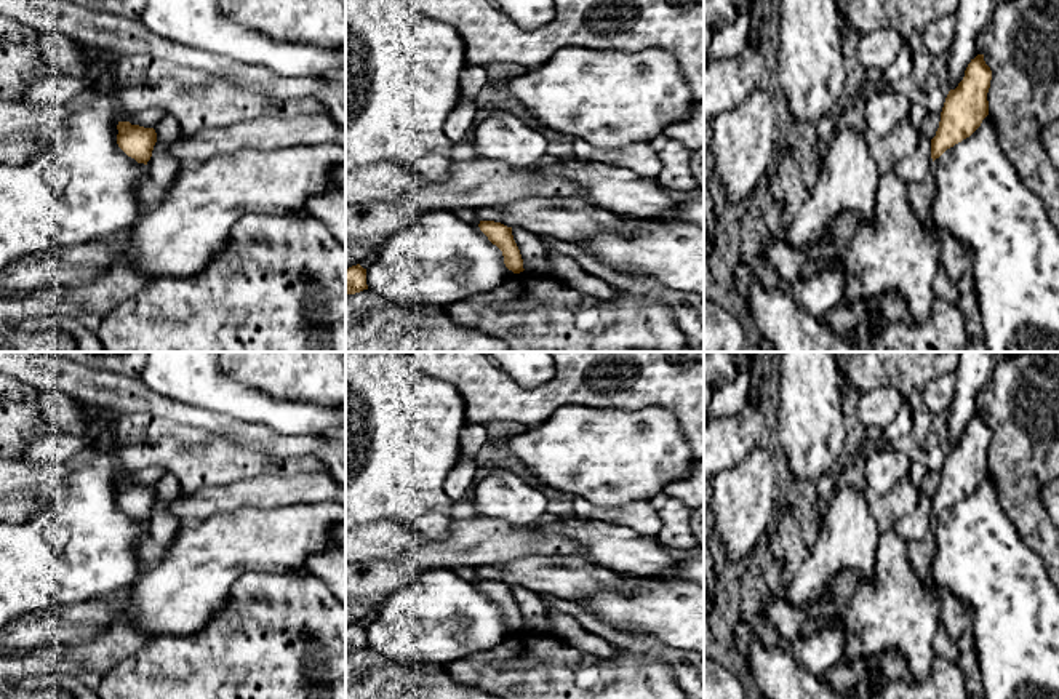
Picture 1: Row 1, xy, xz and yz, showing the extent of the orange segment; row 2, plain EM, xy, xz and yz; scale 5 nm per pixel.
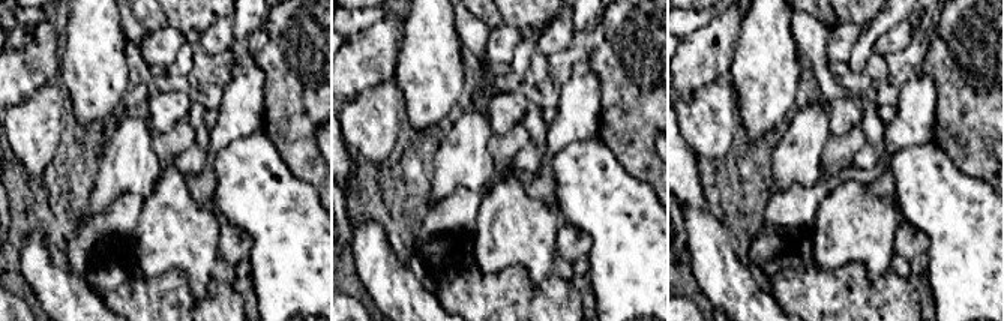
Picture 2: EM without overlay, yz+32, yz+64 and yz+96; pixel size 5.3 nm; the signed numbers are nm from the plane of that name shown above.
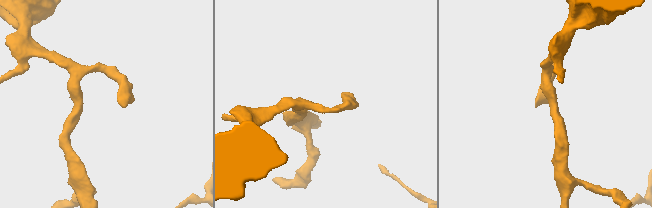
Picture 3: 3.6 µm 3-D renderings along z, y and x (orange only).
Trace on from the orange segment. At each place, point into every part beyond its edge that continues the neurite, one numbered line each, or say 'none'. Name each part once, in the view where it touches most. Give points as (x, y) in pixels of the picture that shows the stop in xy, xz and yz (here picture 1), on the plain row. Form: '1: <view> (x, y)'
none

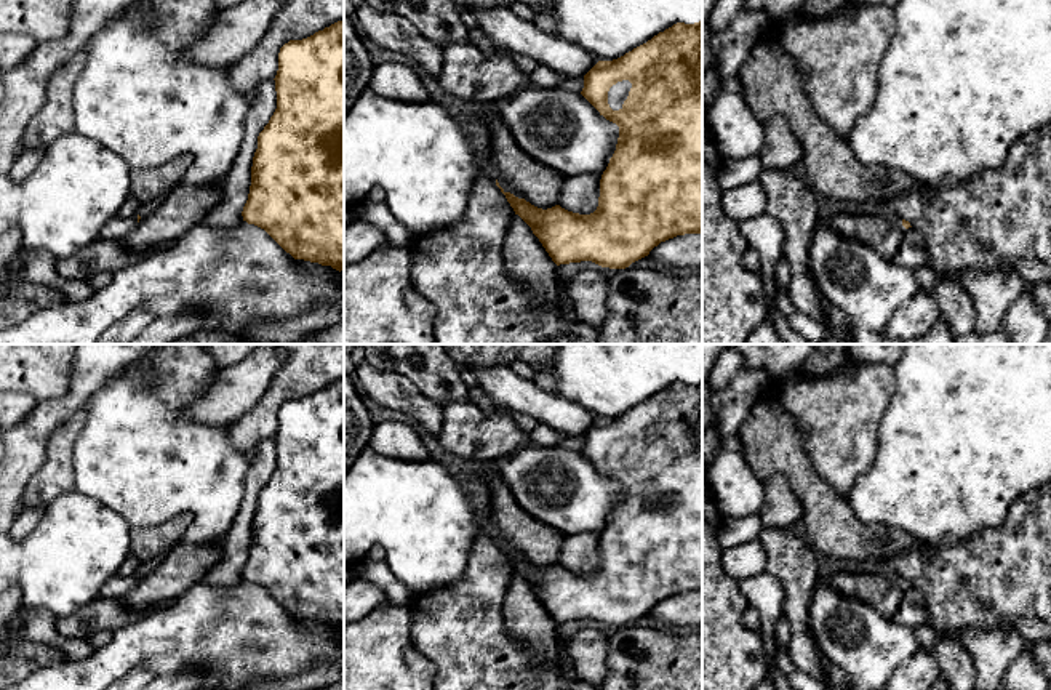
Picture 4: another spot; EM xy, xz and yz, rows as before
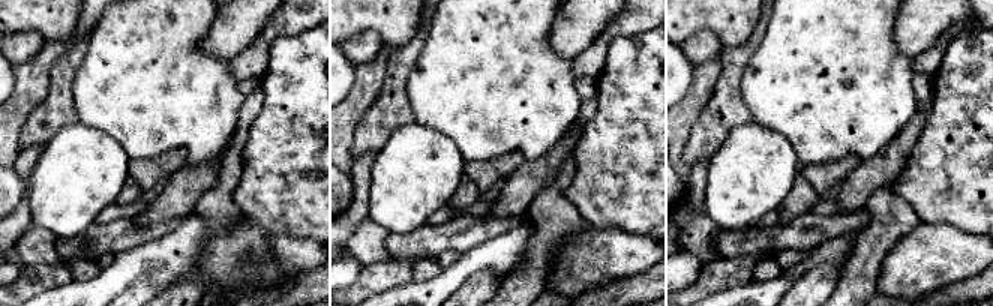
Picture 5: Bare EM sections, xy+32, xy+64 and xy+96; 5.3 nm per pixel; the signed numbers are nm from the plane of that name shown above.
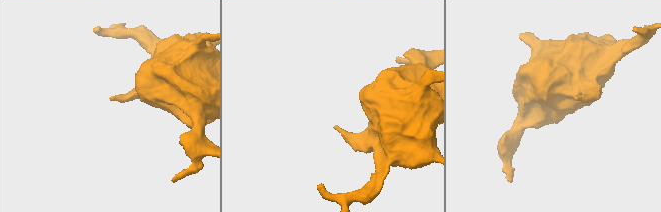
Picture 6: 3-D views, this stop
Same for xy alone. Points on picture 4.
1: xy (117, 586)

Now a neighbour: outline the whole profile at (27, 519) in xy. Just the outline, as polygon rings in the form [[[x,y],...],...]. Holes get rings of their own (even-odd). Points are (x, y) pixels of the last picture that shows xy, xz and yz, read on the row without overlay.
[[[32,506],[19,511],[8,530],[8,535],[16,541],[27,538],[30,532],[40,524],[45,509],[45,506]]]

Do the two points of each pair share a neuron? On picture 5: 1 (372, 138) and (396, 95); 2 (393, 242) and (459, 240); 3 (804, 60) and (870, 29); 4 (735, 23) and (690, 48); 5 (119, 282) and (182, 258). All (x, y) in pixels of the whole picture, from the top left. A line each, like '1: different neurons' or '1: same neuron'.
1: same neuron
2: same neuron
3: same neuron
4: different neurons
5: same neuron

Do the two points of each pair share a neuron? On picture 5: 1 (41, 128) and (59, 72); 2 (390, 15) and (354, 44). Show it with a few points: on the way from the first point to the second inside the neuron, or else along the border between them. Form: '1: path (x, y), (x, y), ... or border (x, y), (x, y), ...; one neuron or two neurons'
1: path (53, 114), (59, 108), (59, 86); one neuron
2: border (345, 41), (360, 32), (374, 30), (384, 42); two neurons

